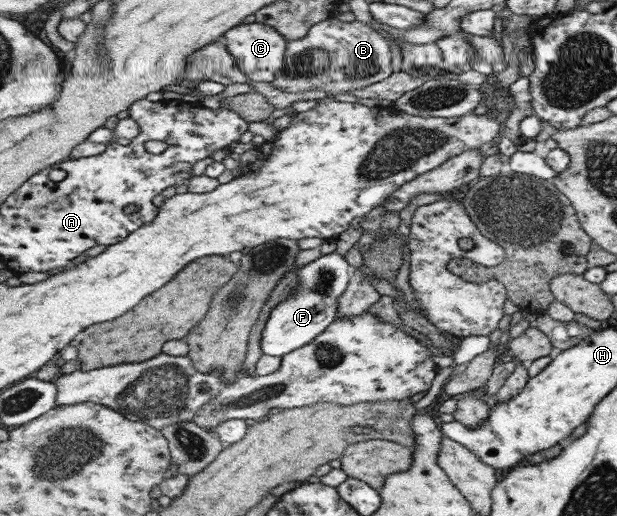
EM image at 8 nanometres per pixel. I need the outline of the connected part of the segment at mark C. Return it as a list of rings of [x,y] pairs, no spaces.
[[[240,24],[226,32],[223,40],[241,71],[269,69],[276,72],[284,67],[289,41],[272,25]]]

